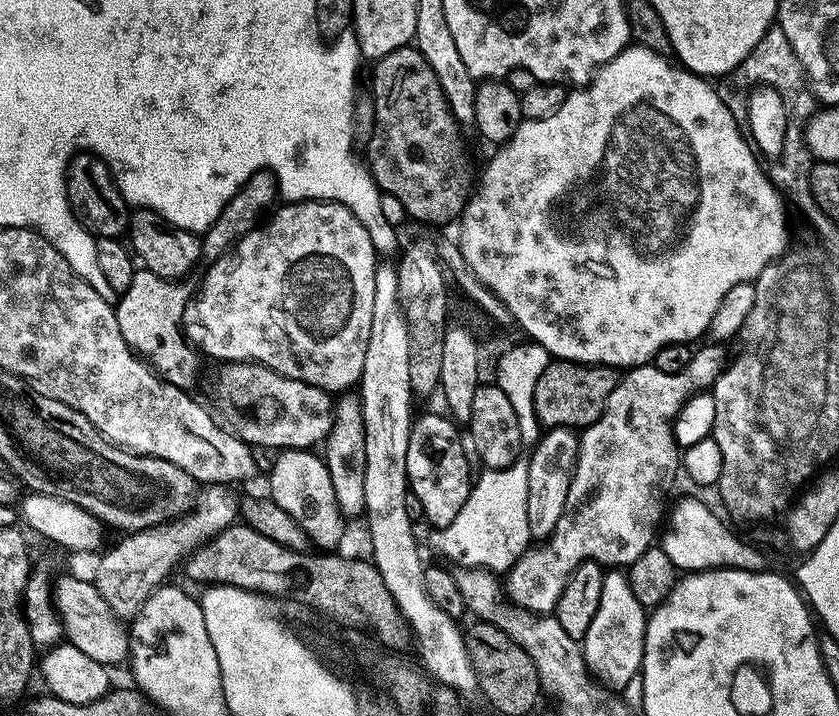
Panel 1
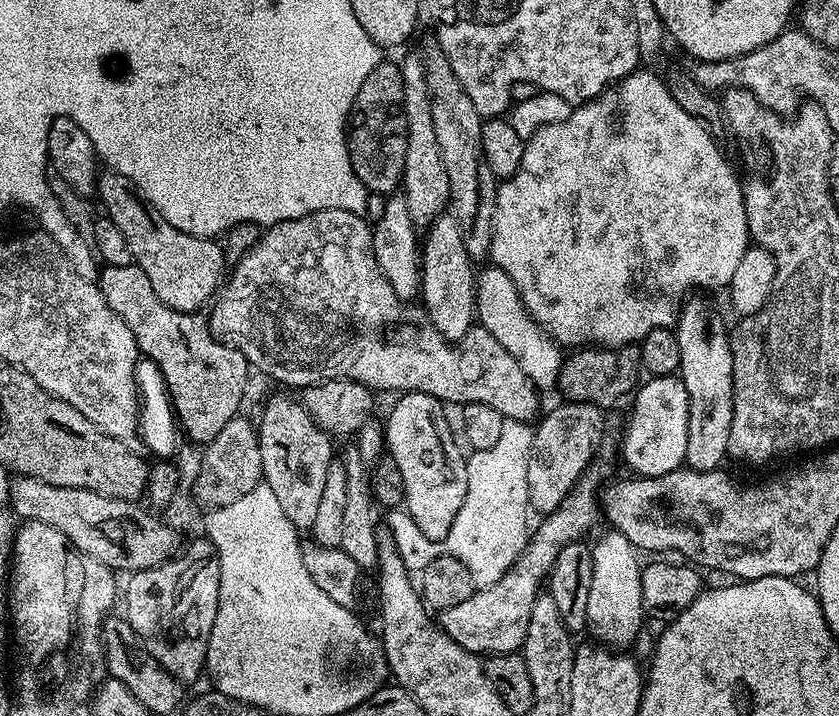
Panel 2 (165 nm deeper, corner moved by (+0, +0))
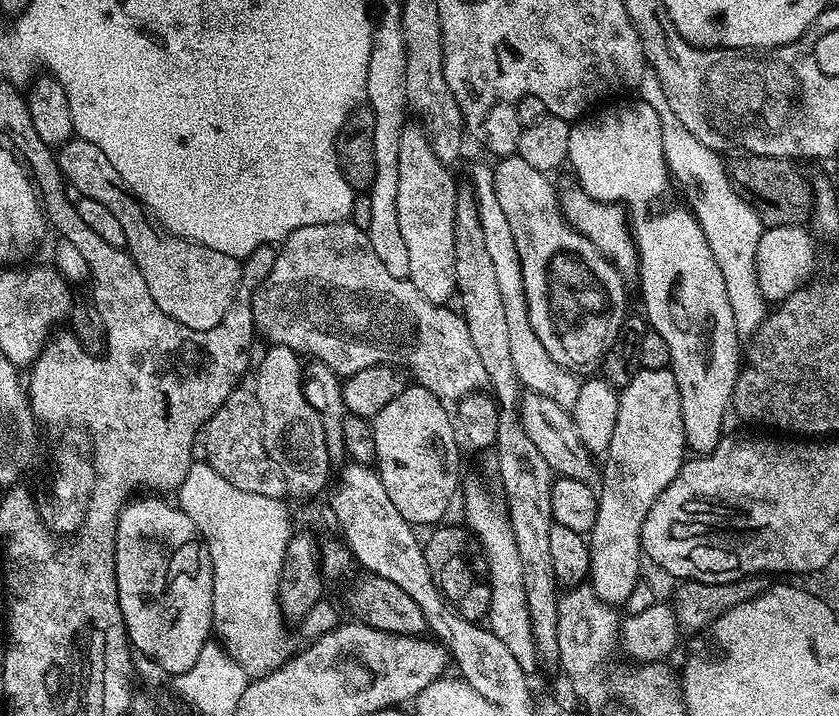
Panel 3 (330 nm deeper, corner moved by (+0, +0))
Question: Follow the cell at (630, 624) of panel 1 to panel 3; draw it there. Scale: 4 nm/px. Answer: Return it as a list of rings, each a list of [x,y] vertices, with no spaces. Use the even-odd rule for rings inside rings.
[[[671,367],[662,370],[640,368],[618,393],[620,401],[613,437],[610,438],[608,451],[602,456],[604,477],[600,480],[600,488],[598,484],[596,517],[592,523],[592,531],[586,536],[590,550],[590,570],[587,579],[594,594],[598,594],[602,602],[613,606],[624,606],[630,598],[630,592],[642,578],[640,535],[642,526],[646,522],[646,514],[650,514],[650,506],[658,498],[658,494],[662,494],[662,490],[666,490],[670,482],[674,482],[678,470],[684,465],[686,445],[682,426],[682,398],[678,398],[678,382],[674,378]]]

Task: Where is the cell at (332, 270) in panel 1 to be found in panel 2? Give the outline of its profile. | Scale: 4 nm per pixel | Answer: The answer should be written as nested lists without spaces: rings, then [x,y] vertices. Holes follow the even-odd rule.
[[[332,208],[329,212],[315,212],[313,216],[303,216],[297,220],[273,224],[242,259],[235,261],[233,268],[236,269],[233,272],[231,269],[222,291],[215,297],[214,303],[211,305],[211,308],[213,307],[212,316],[207,317],[208,327],[211,328],[213,336],[221,344],[229,344],[231,348],[237,348],[255,371],[257,368],[258,371],[265,372],[270,379],[277,380],[280,384],[289,384],[292,388],[303,390],[312,384],[321,384],[327,380],[353,380],[373,390],[381,388],[384,392],[396,392],[395,394],[425,392],[448,406],[451,404],[494,406],[494,410],[498,410],[509,421],[528,420],[540,408],[541,393],[532,384],[531,378],[524,373],[522,366],[518,366],[518,362],[514,362],[514,358],[510,358],[510,354],[506,354],[506,350],[502,350],[502,346],[499,344],[498,338],[494,338],[494,334],[488,333],[486,329],[479,326],[473,326],[464,335],[464,339],[459,341],[458,346],[453,346],[432,325],[428,313],[424,311],[423,307],[406,306],[405,301],[400,300],[398,294],[394,294],[394,286],[390,286],[390,282],[384,277],[374,258],[372,228],[363,215]]]

